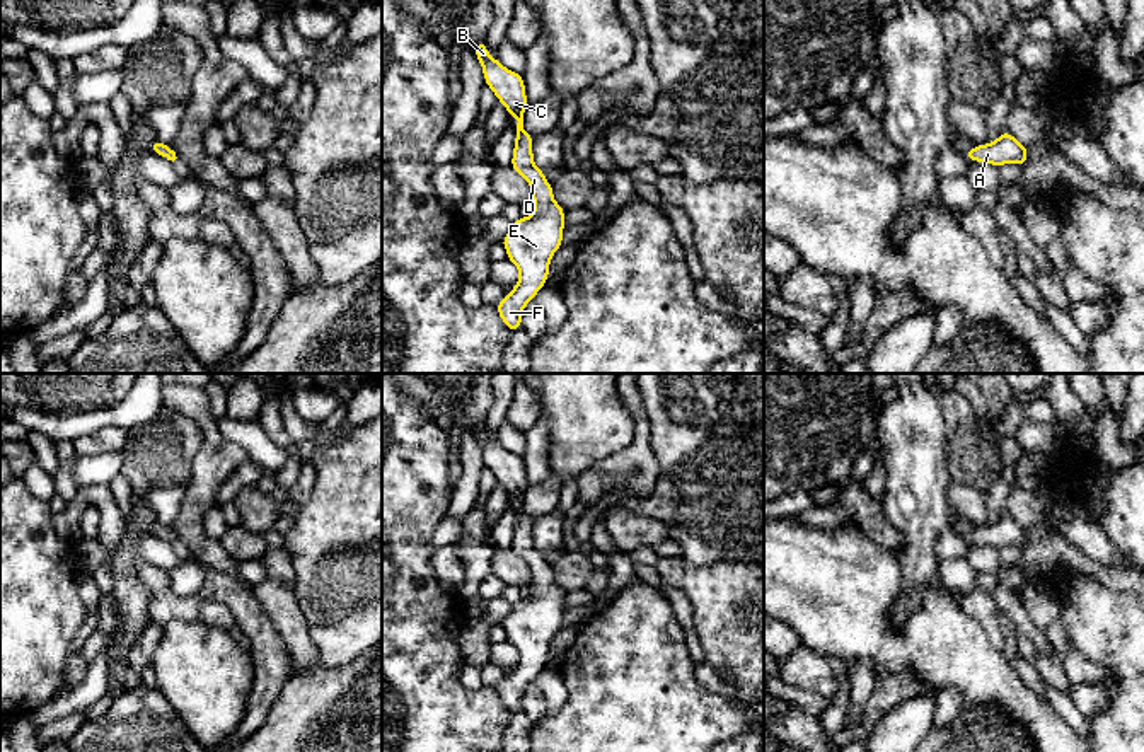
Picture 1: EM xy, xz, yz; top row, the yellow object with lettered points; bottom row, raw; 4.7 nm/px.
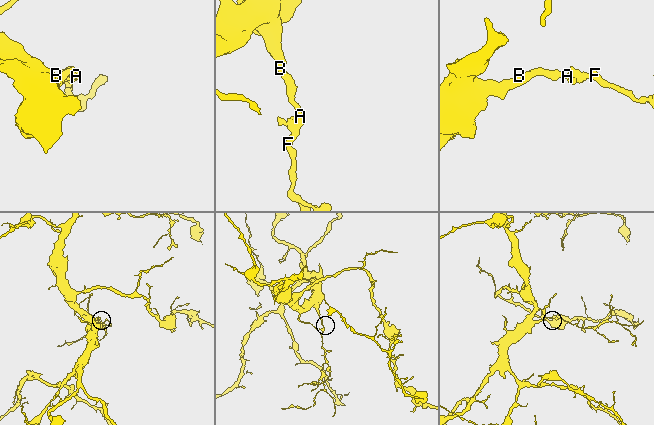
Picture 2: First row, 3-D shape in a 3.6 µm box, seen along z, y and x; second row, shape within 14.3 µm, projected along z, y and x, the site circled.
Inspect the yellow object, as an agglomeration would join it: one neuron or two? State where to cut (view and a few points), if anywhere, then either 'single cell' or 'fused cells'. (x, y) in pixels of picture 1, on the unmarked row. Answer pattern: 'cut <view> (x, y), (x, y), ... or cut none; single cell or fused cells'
cut none; single cell

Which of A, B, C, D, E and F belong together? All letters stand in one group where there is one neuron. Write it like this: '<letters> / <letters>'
A B C D E F

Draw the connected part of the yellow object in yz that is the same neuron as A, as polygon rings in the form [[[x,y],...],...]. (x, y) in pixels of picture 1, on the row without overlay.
[[[1001,513],[999,520],[991,525],[975,527],[975,530],[967,530],[963,537],[968,542],[980,546],[1004,547],[1016,546],[1023,549],[1028,542],[1028,529],[1020,525],[1011,515]]]

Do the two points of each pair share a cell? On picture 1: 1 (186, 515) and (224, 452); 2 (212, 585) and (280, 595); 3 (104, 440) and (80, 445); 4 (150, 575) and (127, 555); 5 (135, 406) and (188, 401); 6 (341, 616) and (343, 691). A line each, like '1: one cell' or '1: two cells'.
1: one cell
2: two cells
3: one cell
4: two cells
5: two cells
6: two cells

